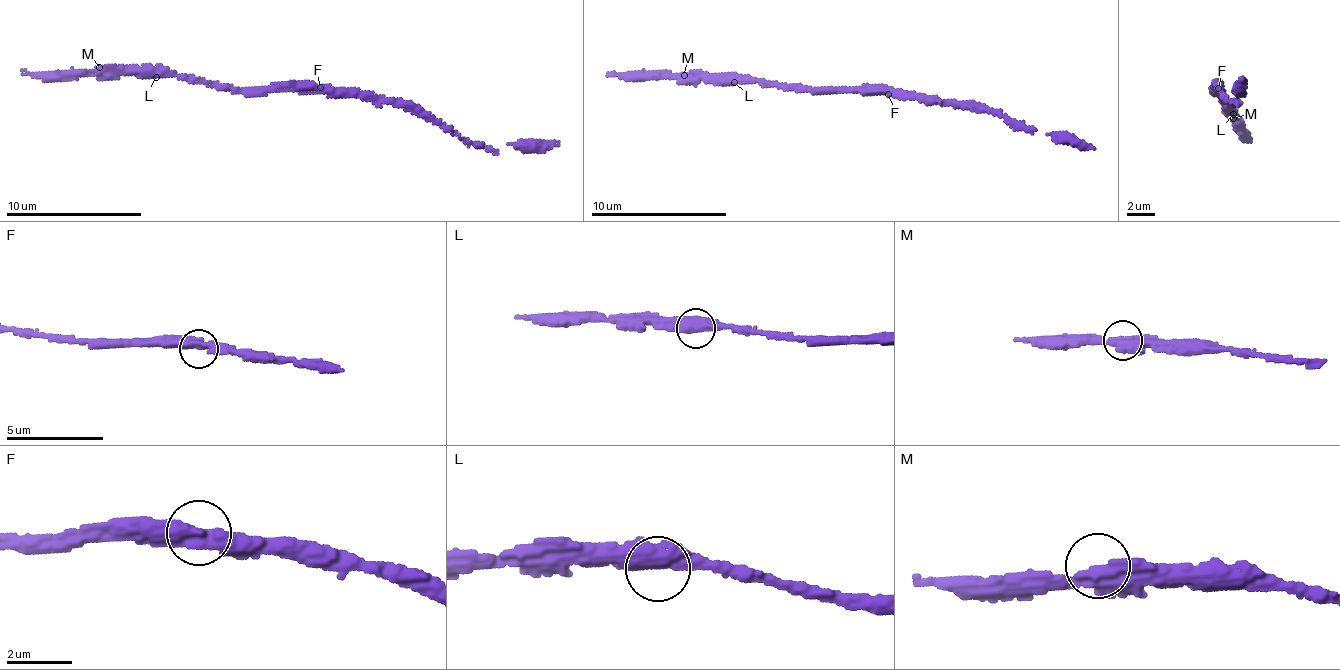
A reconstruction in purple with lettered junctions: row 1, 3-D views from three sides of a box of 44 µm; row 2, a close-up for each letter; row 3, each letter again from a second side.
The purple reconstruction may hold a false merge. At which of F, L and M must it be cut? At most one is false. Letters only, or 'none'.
none

